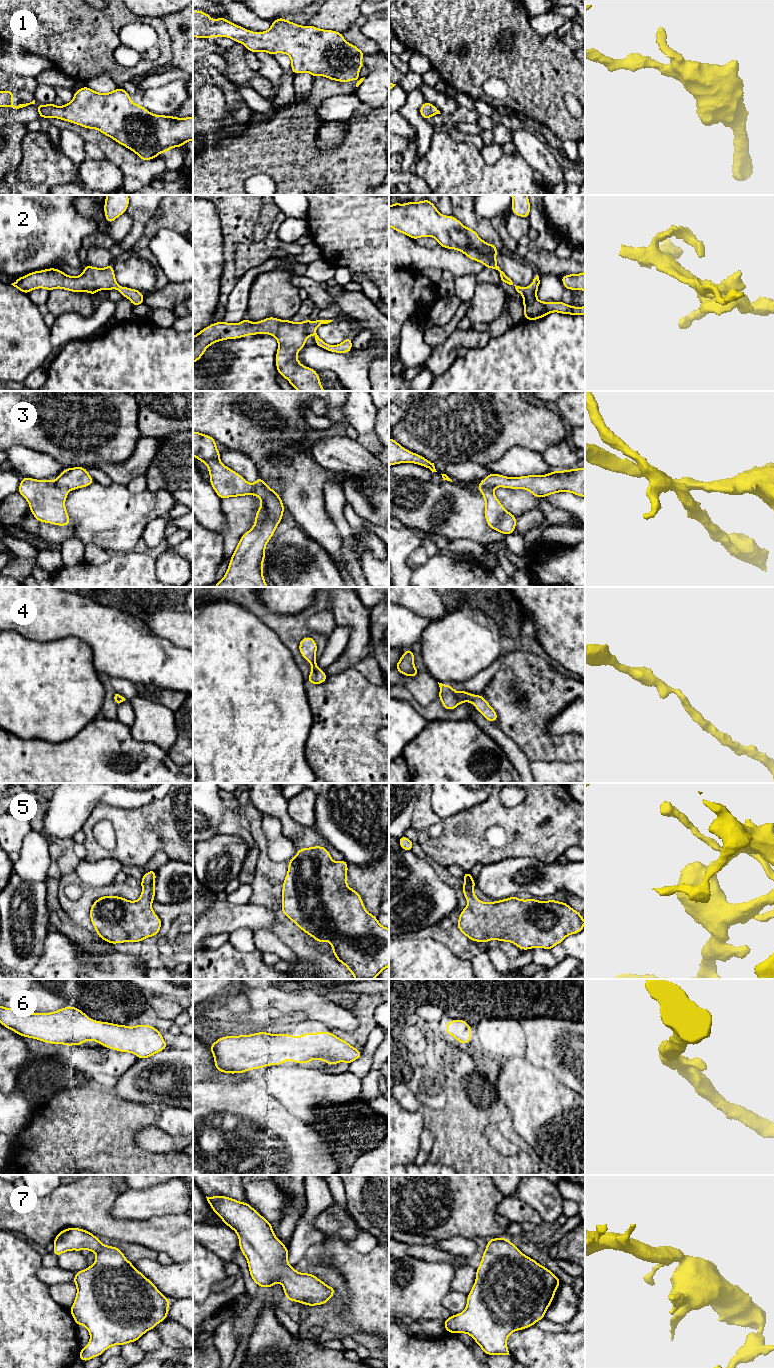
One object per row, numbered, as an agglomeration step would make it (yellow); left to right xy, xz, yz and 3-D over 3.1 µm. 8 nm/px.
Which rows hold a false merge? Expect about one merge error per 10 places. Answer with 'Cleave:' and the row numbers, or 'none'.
Cleave: none

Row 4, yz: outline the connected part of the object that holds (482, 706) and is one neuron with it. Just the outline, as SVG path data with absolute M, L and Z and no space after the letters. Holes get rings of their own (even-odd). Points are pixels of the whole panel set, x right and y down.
M439 683L440 692L438 698L446 710L454 710L459 704L470 702L475 705L476 710L481 713L487 721L498 720L496 711L489 705L482 695L473 695L464 690L456 692L451 685Z

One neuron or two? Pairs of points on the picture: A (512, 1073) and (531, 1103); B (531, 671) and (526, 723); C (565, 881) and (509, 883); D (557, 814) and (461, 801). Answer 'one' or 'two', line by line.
A: one
B: one
C: one
D: two

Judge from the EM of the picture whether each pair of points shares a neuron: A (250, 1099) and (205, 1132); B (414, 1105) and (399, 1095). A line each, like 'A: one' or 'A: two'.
A: one
B: one

